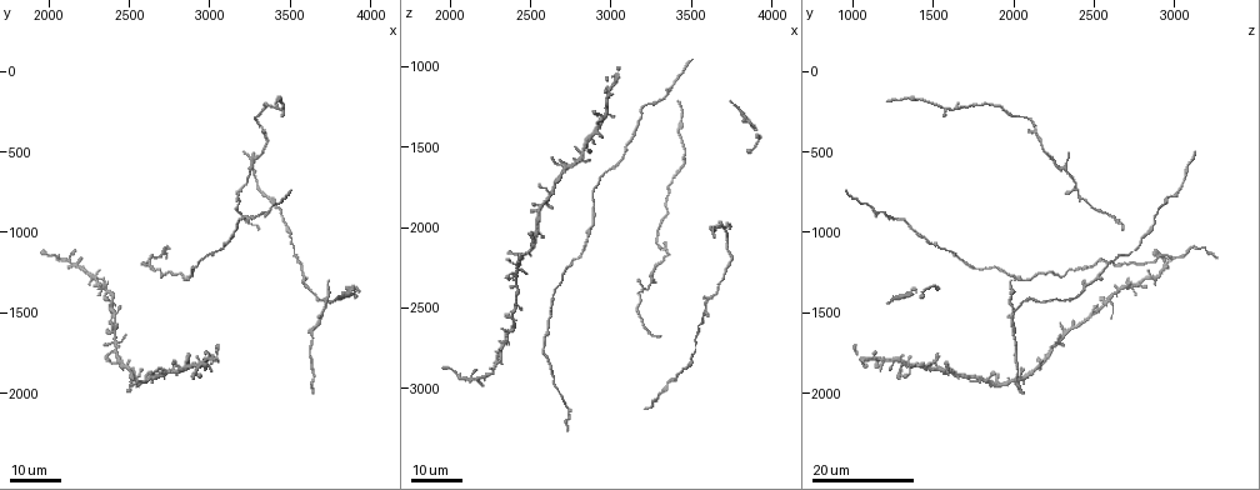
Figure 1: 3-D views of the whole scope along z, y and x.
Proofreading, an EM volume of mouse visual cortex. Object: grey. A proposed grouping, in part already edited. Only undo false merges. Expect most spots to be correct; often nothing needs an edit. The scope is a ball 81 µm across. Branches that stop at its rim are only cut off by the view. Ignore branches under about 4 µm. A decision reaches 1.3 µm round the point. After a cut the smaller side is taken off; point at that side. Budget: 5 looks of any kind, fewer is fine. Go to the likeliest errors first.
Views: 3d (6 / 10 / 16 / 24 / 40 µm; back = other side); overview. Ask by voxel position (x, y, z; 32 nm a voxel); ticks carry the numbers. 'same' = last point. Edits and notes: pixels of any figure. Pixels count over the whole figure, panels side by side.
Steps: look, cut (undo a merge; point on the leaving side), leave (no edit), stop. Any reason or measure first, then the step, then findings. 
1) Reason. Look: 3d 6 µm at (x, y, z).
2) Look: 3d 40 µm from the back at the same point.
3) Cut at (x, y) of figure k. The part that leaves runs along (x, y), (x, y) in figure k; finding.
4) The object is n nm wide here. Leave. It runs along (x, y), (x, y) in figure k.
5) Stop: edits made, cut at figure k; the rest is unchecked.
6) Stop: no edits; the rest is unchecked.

Look: 3d 16 µm at (3700, 1500, 2000).

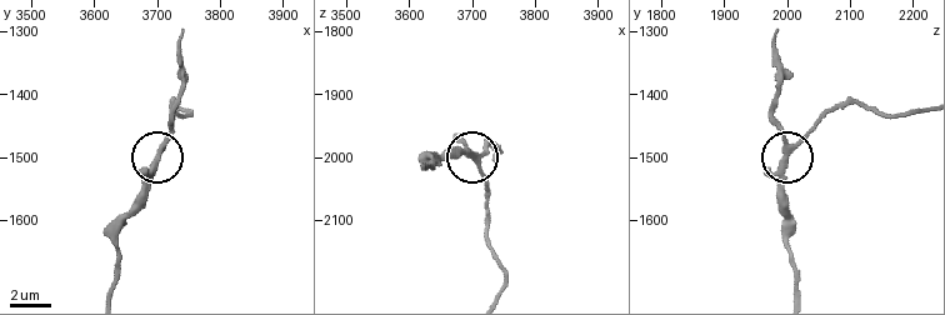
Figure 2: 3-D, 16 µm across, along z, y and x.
Look: 3d 10 µm at (3705, 1485, 1995).

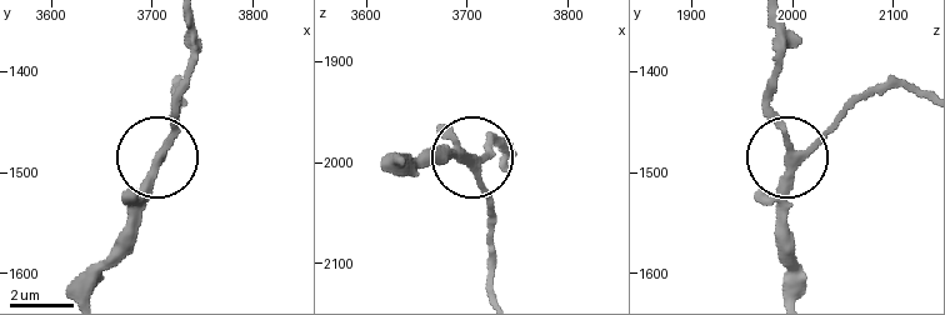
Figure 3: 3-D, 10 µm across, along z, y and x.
The side arm is 7 µm long; 3 arms meet here. Leave. One neuron here.

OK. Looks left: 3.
Looks like a crossing. Look: 3d 16 µm at (2360, 1320, 2700).

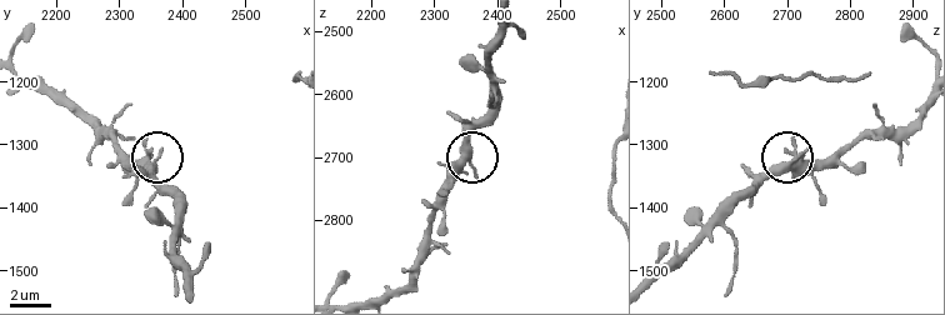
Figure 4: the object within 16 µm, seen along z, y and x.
Look: 3d 6 µm at (2340, 1340, 2700).

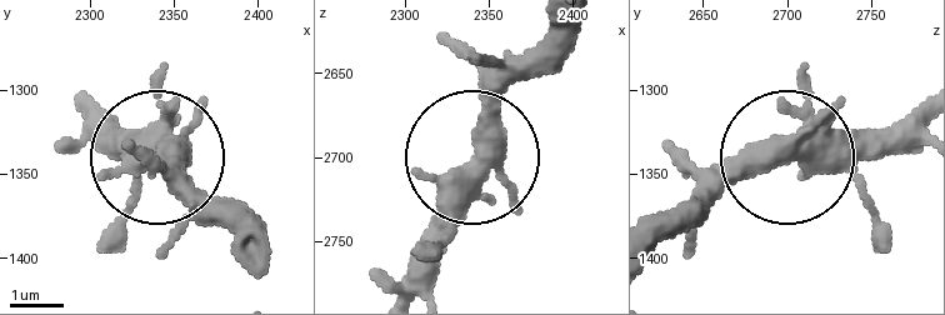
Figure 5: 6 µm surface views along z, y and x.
The side arm is 20 µm long; 5 arms meet here. Leave. Continuous, no second neuron.

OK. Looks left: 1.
Stop: no edits; the rest is unchecked.

